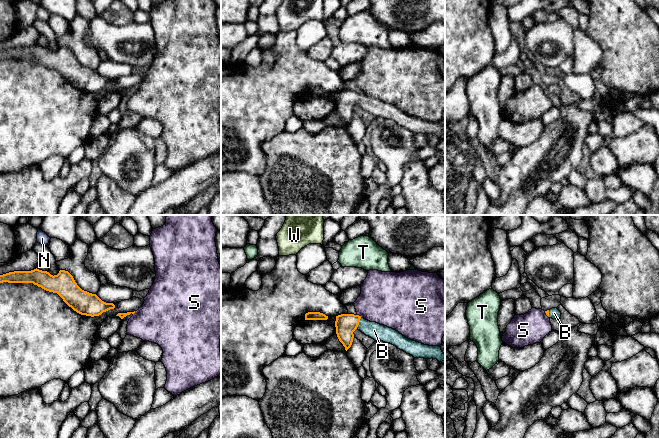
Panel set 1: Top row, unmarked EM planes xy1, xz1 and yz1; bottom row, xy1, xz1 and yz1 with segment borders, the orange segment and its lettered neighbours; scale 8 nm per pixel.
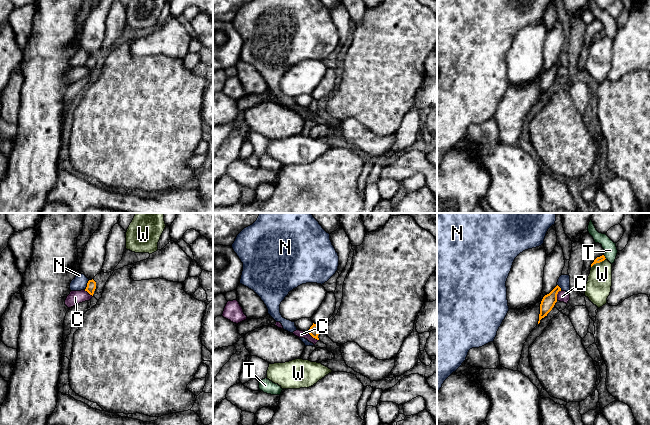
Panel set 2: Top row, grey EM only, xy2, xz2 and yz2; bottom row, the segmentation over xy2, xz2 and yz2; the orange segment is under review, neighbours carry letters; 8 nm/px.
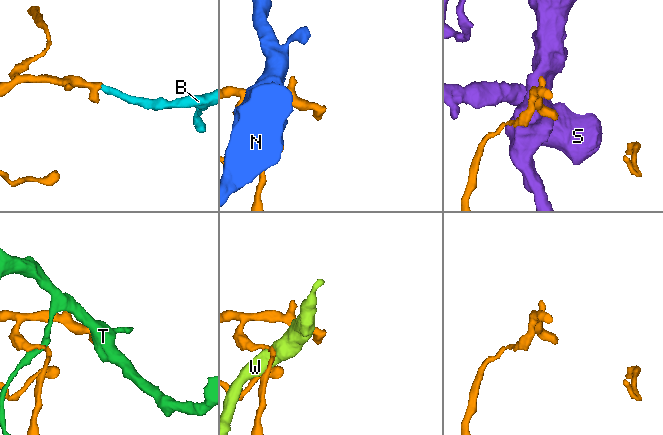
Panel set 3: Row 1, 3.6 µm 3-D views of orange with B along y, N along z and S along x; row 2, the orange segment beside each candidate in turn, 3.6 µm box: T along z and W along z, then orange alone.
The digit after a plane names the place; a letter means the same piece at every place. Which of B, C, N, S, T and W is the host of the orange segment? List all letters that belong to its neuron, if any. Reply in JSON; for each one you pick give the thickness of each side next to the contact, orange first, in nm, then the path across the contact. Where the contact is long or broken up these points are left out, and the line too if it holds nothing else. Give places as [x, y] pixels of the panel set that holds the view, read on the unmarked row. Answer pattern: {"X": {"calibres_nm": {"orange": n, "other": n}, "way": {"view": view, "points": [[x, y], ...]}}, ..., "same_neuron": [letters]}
{"B": {"calibres_nm": {"orange": 170, "other": 130}, "way": {"view": "xz1", "points": [[346, 100], [358, 99], [374, 106]]}}, "same_neuron": ["B"]}

